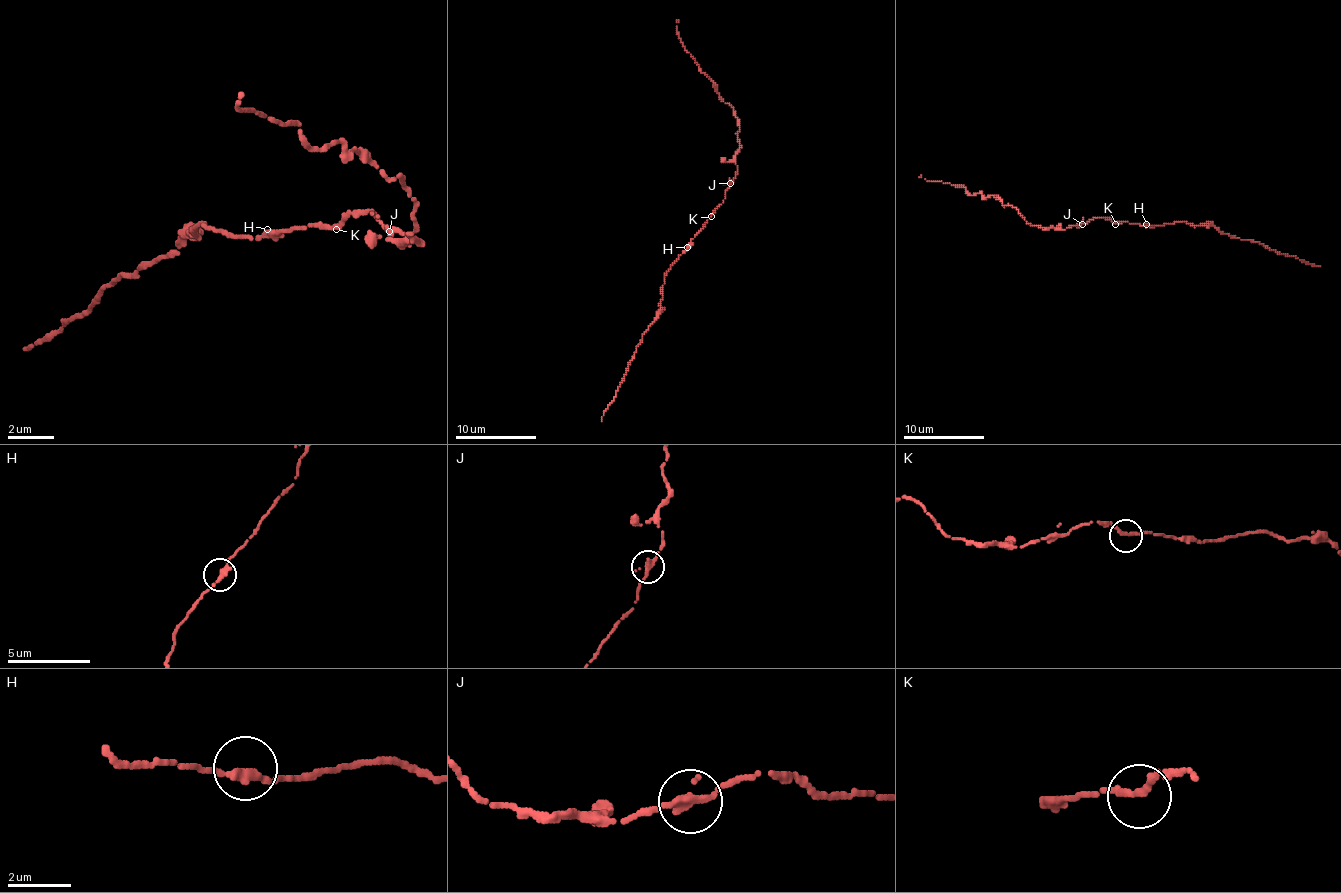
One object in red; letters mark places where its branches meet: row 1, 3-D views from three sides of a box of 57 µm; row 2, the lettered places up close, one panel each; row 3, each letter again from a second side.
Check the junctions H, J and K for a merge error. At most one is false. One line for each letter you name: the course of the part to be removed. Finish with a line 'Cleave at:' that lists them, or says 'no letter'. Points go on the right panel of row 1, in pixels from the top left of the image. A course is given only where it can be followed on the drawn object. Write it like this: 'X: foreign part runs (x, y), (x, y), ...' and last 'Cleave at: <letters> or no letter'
Cleave at: no letter

